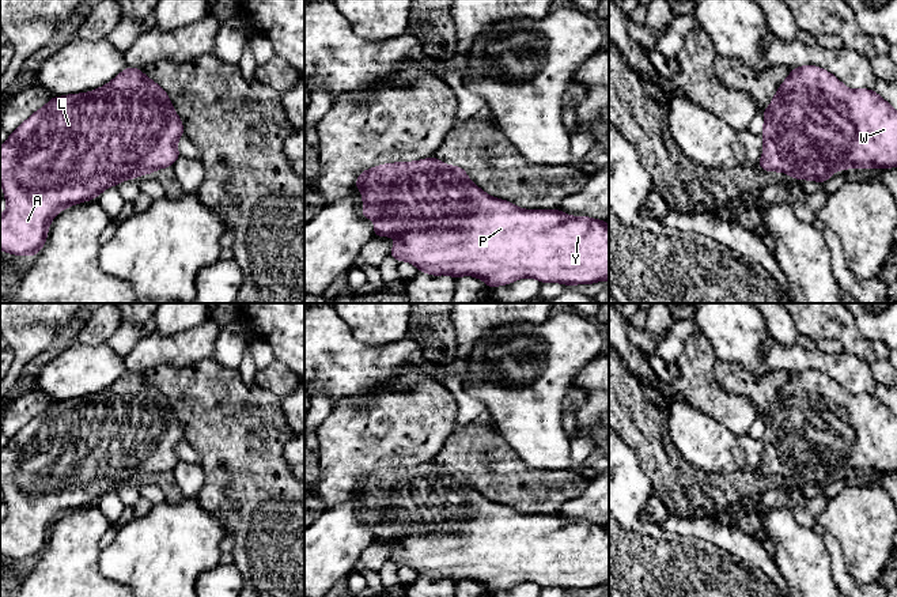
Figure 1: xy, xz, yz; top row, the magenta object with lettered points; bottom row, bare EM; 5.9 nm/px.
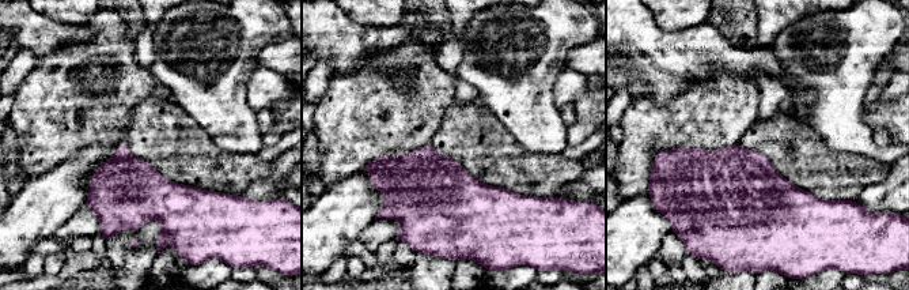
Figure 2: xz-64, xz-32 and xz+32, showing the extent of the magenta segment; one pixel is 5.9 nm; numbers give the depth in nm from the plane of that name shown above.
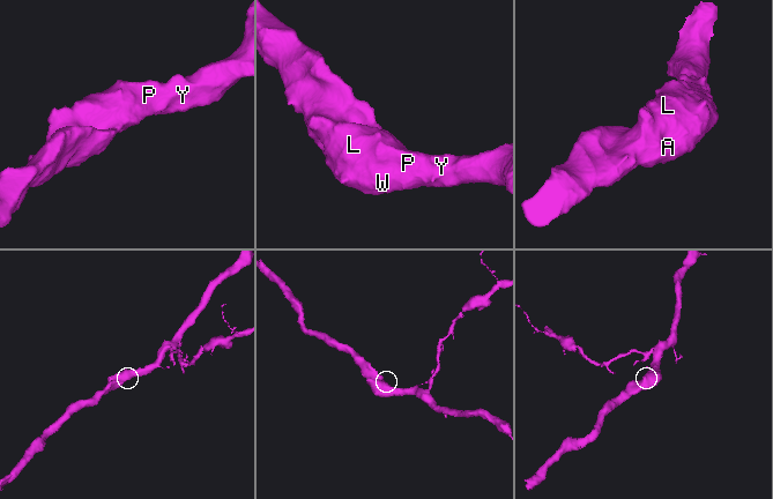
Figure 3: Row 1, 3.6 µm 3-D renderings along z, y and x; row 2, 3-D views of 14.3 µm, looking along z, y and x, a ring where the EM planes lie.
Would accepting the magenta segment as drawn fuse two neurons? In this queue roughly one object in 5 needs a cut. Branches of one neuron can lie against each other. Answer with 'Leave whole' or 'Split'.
Leave whole

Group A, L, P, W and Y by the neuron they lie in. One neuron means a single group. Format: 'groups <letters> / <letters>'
groups A L P W Y

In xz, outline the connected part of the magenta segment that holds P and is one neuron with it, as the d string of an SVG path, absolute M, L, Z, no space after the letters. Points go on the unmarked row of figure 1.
M431 461L416 466L398 466L385 468L376 472L364 475L359 479L353 492L362 494L362 507L366 513L360 515L360 521L374 524L374 540L375 541L395 541L397 548L389 555L389 560L393 560L397 567L409 566L419 577L425 577L432 581L451 579L454 583L470 579L481 583L487 587L488 593L496 590L506 590L522 582L534 582L541 587L563 587L564 590L574 589L593 589L601 585L609 586L609 529L606 526L593 524L588 521L571 521L557 514L522 514L514 510L511 506L495 503L487 499L482 494L476 491L468 481L466 476L459 471L443 469L438 462Z

